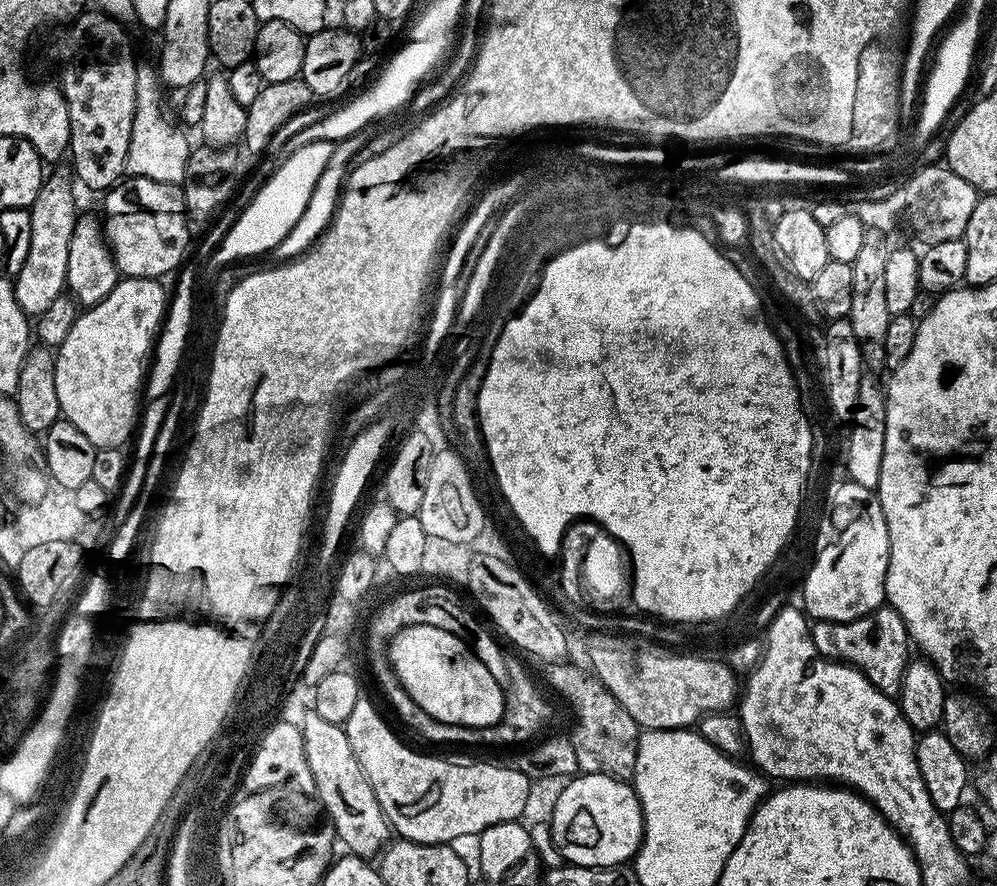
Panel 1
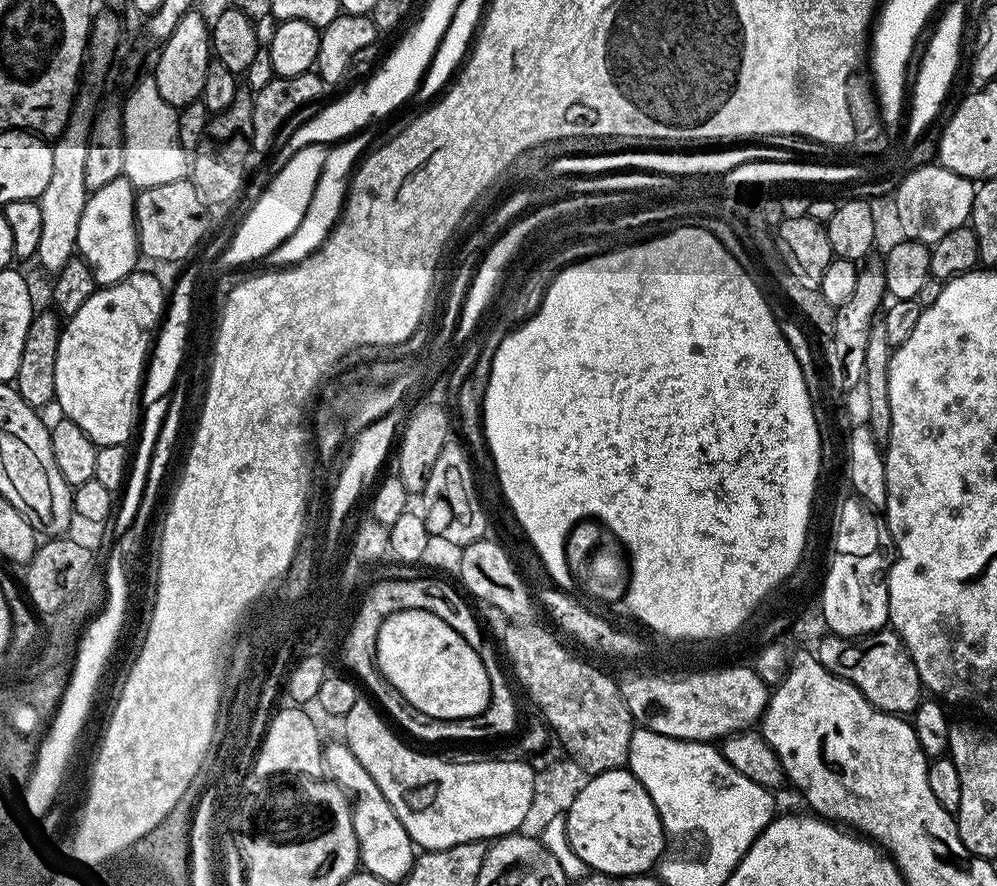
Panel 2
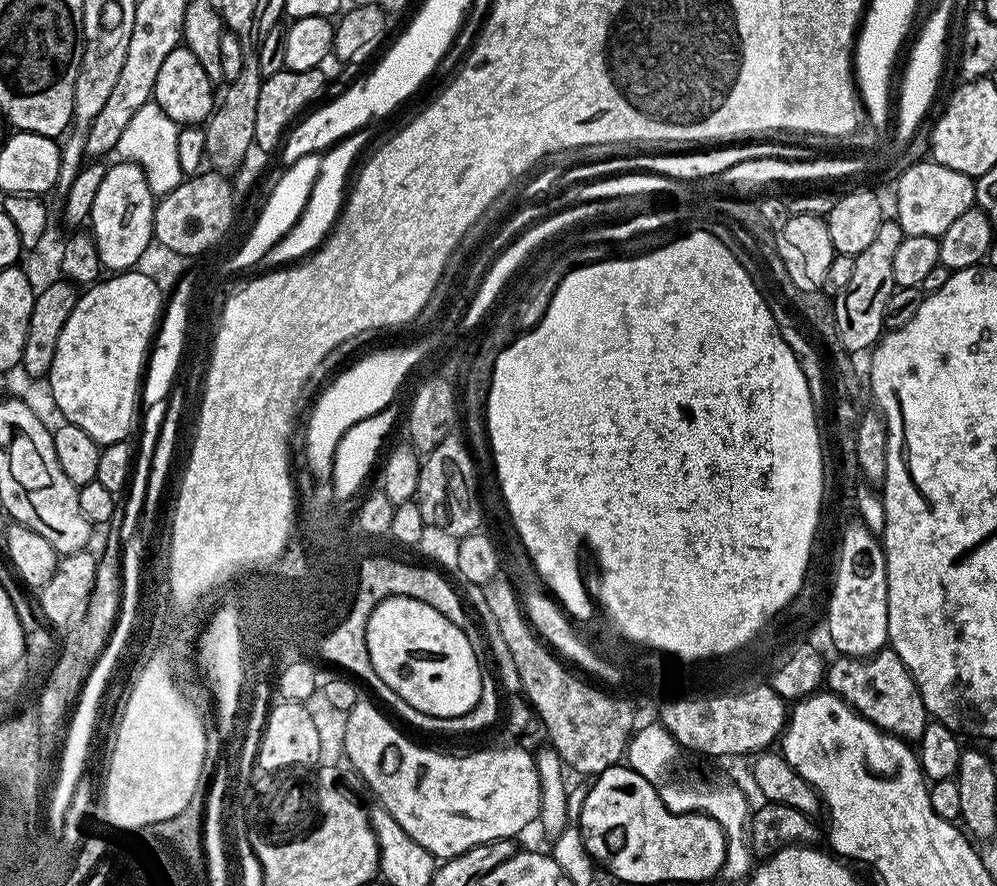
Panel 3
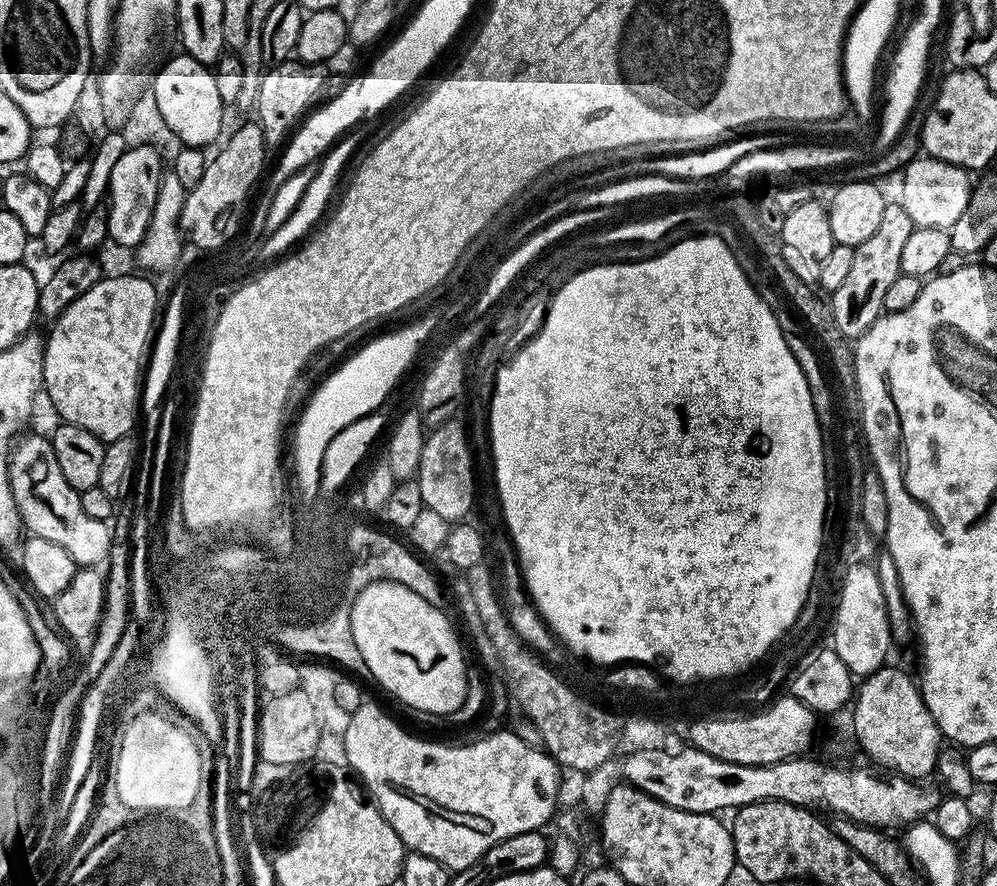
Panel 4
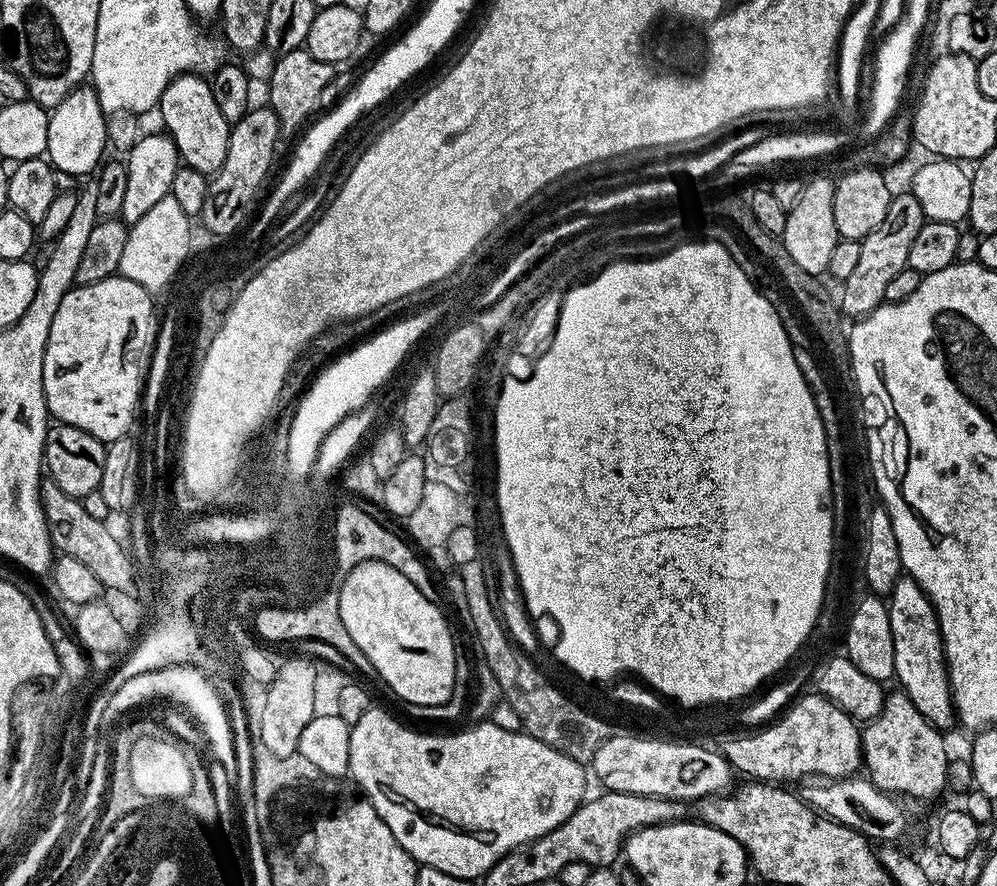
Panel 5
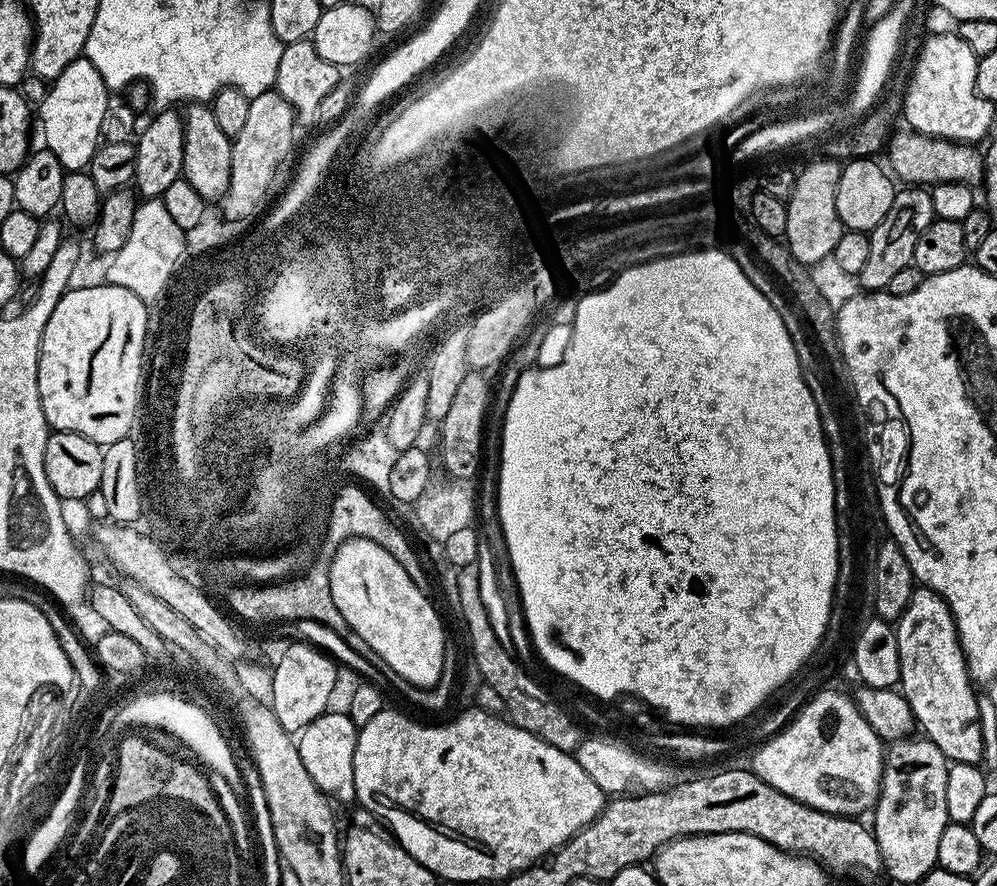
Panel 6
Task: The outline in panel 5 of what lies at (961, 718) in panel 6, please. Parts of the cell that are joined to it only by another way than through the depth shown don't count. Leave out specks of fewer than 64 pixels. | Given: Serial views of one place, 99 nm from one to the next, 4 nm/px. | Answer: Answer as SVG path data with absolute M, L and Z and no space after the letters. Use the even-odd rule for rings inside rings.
M901 575L900 581L887 597L888 617L890 618L890 634L894 638L894 670L895 683L910 698L910 702L935 728L947 730L956 720L956 707L952 705L952 691L948 681L948 663L944 660L944 639L940 636L940 627L934 606L928 595L920 588L919 582L911 576Z

